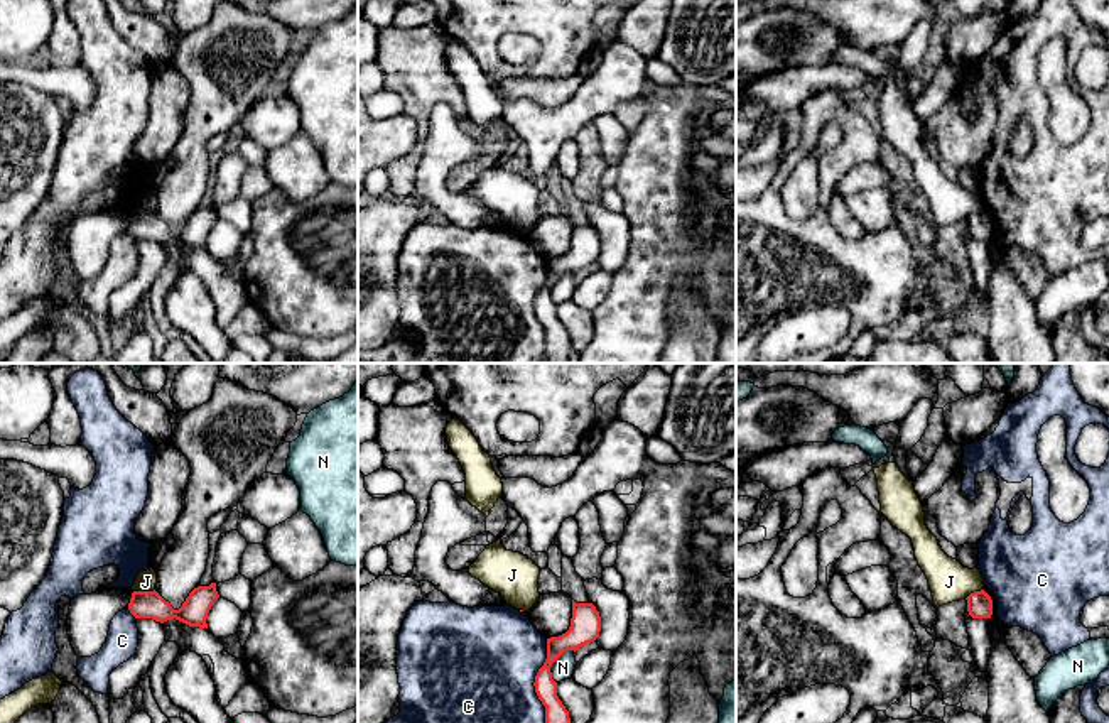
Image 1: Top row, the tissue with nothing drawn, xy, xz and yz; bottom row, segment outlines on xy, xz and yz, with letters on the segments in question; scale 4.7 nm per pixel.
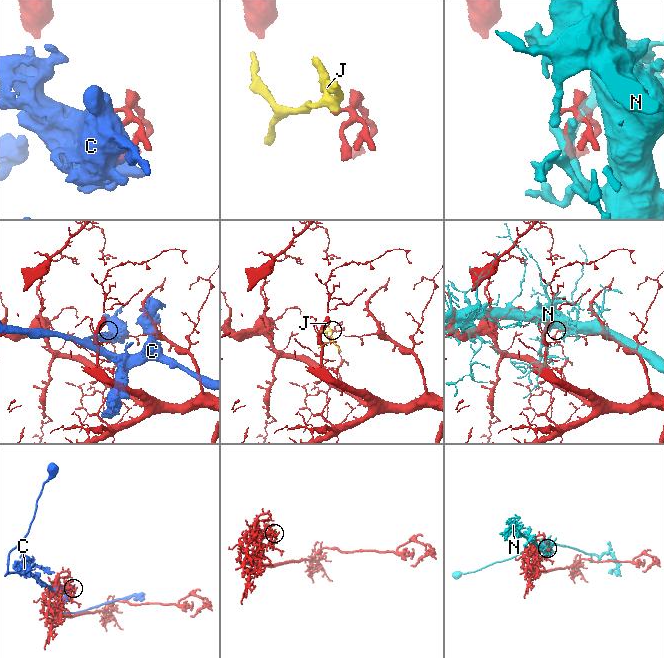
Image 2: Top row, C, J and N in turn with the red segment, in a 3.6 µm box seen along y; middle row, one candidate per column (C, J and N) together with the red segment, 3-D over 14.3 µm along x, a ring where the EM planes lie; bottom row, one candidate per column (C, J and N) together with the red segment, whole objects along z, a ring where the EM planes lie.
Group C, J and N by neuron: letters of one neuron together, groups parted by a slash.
C / J N

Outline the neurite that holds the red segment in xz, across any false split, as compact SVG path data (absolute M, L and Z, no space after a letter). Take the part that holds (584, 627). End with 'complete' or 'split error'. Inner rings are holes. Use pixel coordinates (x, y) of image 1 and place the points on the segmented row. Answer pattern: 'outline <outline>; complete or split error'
outline M572 600L571 627L559 637L547 639L547 659L535 676L535 693L545 706L545 723L571 723L569 711L557 696L557 682L552 679L552 664L567 650L594 642L601 632L601 617L592 603Z; complete

